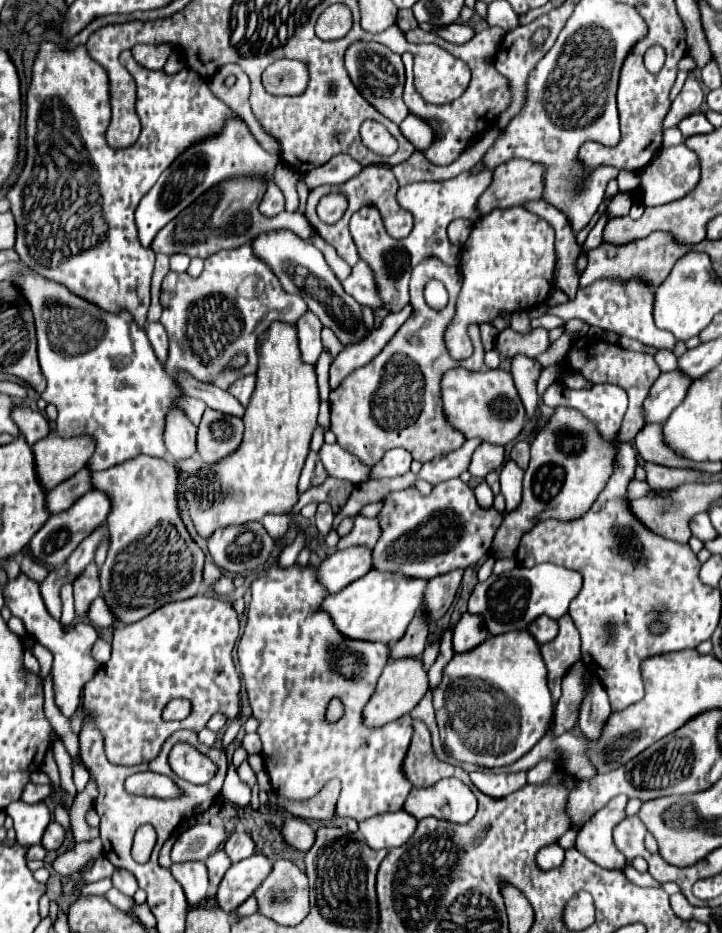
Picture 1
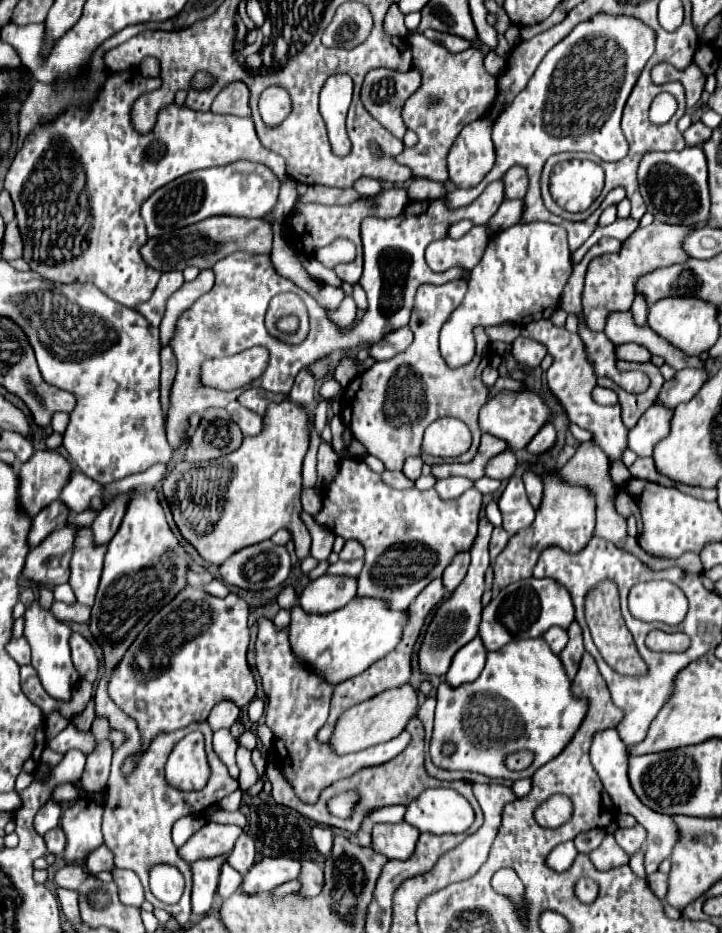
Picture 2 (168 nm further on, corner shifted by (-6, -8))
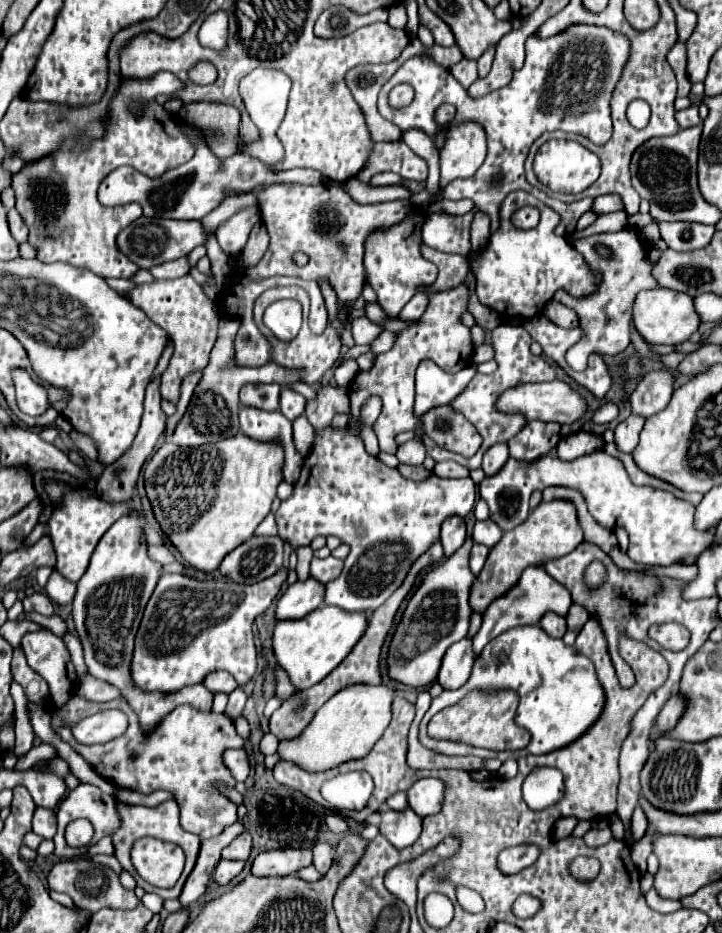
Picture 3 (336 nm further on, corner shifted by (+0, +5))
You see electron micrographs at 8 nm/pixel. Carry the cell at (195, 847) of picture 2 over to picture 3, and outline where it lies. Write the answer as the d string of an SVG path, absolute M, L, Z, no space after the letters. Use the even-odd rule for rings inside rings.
M75 695L59 713L61 715L53 715L53 729L65 743L69 743L91 765L91 769L97 775L101 775L107 781L113 781L119 787L133 789L143 795L149 795L157 789L169 791L173 799L179 803L181 827L185 831L195 833L201 839L211 839L219 835L227 825L237 821L237 805L231 799L227 799L217 789L217 785L224 783L230 788L235 786L236 780L223 764L223 751L231 747L243 747L245 741L237 735L233 721L225 713L199 711L193 709L191 705L177 705L177 709L173 709L173 713L169 713L169 717L165 717L165 721L161 721L161 725L157 725L157 729L153 729L149 737L141 733L137 713L123 697L107 703L93 703ZM113 707L119 707L127 713L129 729L125 735L103 745L77 743L71 729L67 729L67 723L59 721L59 719L65 721L69 719L71 723L77 723L87 715L113 709Z

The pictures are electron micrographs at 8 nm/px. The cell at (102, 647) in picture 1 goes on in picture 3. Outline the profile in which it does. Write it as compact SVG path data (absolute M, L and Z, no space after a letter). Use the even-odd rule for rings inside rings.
M23 613L25 615L25 619L27 621L35 621L35 623L41 623L43 627L49 627L55 635L63 635L65 631L67 631L67 625L65 625L65 621L61 619L61 617L57 617L57 615L53 615L53 617L45 617L45 615L41 615L41 613Z

